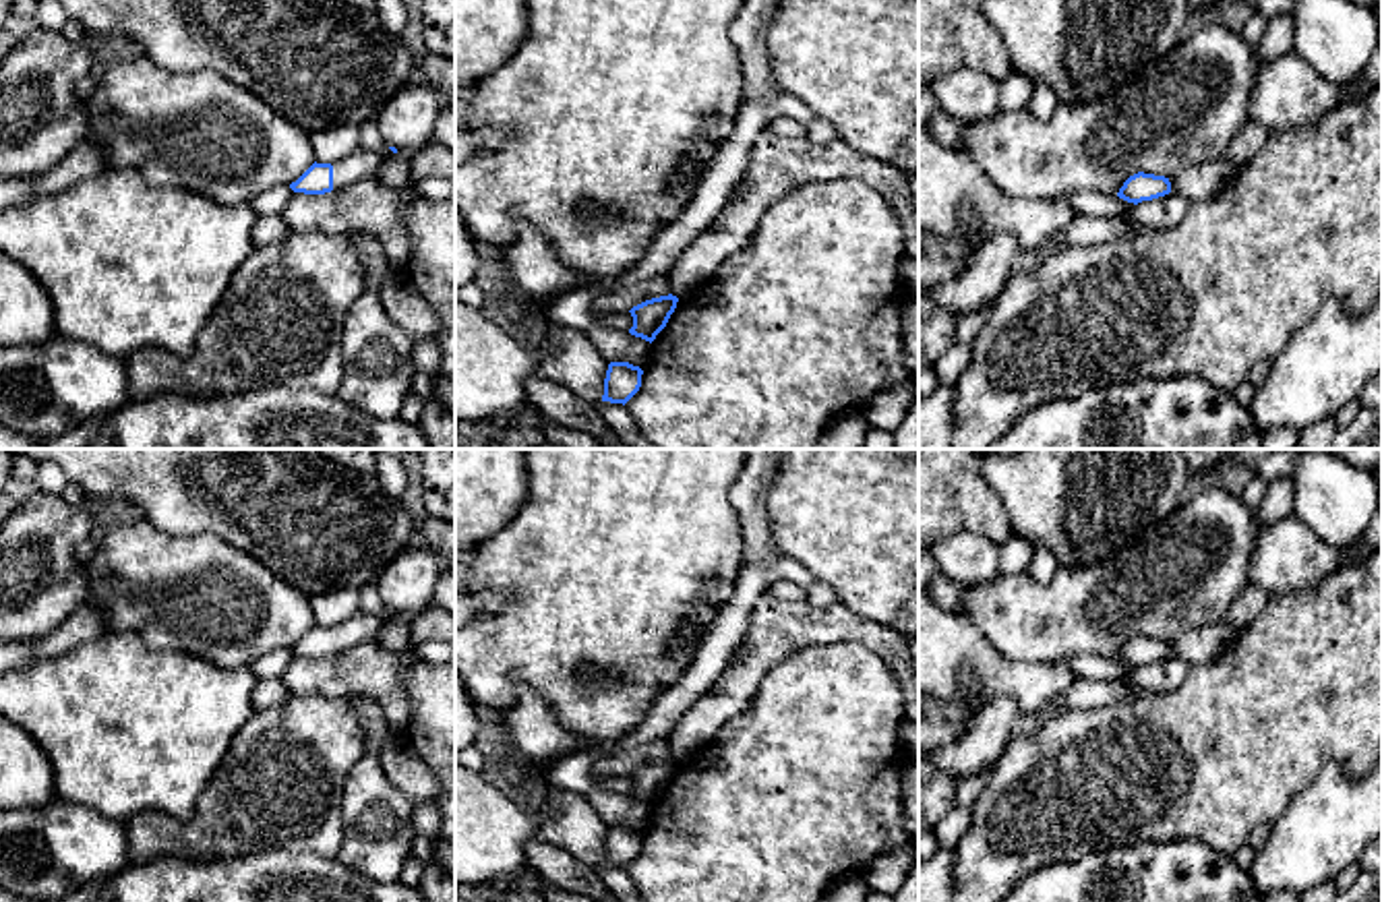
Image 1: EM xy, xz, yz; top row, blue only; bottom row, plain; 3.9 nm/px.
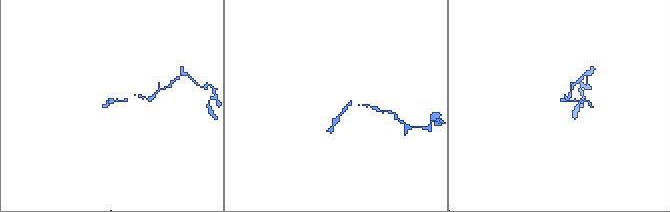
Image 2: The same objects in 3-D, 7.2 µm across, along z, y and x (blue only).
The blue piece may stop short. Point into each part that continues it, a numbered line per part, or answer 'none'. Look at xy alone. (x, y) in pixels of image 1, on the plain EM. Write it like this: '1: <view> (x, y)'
1: xy (363, 625)

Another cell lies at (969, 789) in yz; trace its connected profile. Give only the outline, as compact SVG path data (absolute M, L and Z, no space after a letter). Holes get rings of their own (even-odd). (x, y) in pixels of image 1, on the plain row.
M991 768L983 774L974 774L974 776L966 776L966 778L958 780L956 807L970 809L974 805L974 801L979 799L979 794L983 792L983 788L987 784L989 772L991 772Z

